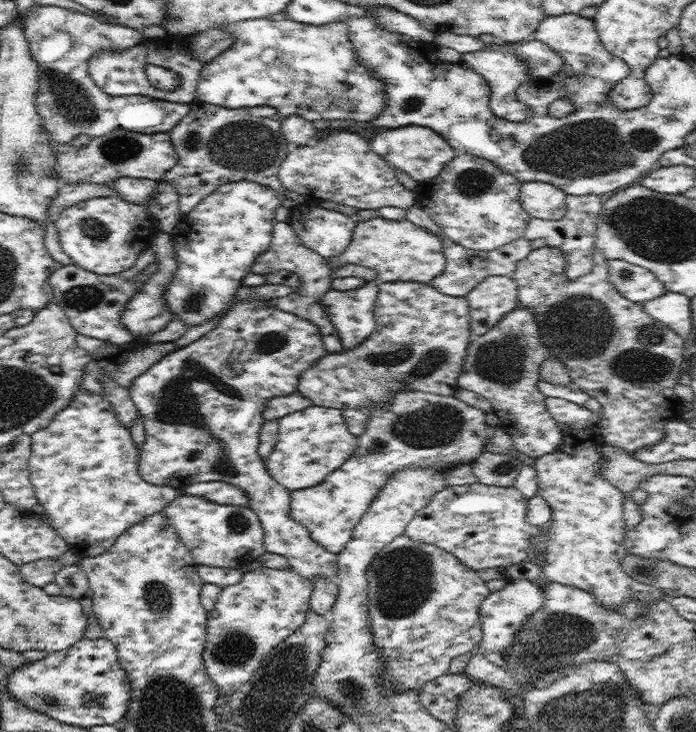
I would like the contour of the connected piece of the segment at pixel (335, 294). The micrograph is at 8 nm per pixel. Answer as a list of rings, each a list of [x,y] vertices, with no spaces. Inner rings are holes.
[[[379,280],[365,281],[357,289],[347,291],[331,288],[321,298],[322,308],[340,335],[340,351],[358,346],[374,330],[373,308],[379,293],[379,283]]]

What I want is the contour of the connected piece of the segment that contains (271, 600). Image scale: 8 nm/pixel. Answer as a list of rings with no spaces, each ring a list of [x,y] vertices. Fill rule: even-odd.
[[[262,567],[252,572],[244,571],[240,583],[228,586],[220,592],[214,608],[207,611],[207,639],[203,663],[222,694],[230,695],[246,684],[260,668],[263,658],[304,624],[310,607],[313,584],[309,578],[302,577],[292,567],[289,569]]]

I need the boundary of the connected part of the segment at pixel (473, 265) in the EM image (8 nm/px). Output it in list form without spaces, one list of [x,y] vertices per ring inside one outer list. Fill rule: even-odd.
[[[445,235],[442,237],[442,240],[442,250],[444,250],[446,266],[429,284],[436,287],[436,290],[439,290],[442,294],[450,294],[459,297],[465,297],[486,277],[496,275],[512,277],[514,269],[517,267],[517,262],[524,260],[532,251],[530,240],[524,235],[508,244],[504,244],[504,246],[486,252],[478,252],[464,248],[464,246],[450,240],[450,238]]]

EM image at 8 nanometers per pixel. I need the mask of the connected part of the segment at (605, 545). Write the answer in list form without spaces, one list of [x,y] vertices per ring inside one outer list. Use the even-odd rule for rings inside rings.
[[[546,397],[545,403],[548,412],[562,429],[564,440],[551,454],[542,455],[530,462],[537,472],[538,493],[536,494],[546,500],[552,510],[552,518],[545,526],[548,547],[544,556],[541,557],[545,562],[542,567],[542,580],[586,590],[596,598],[596,602],[607,609],[616,610],[632,600],[638,600],[643,606],[639,615],[645,615],[655,602],[668,598],[660,589],[644,585],[622,570],[621,560],[627,553],[623,544],[625,534],[628,532],[623,512],[624,494],[620,489],[608,483],[608,480],[604,479],[604,474],[600,474],[602,464],[606,462],[599,448],[604,443],[599,425],[600,415],[588,410],[585,406],[563,398]]]

